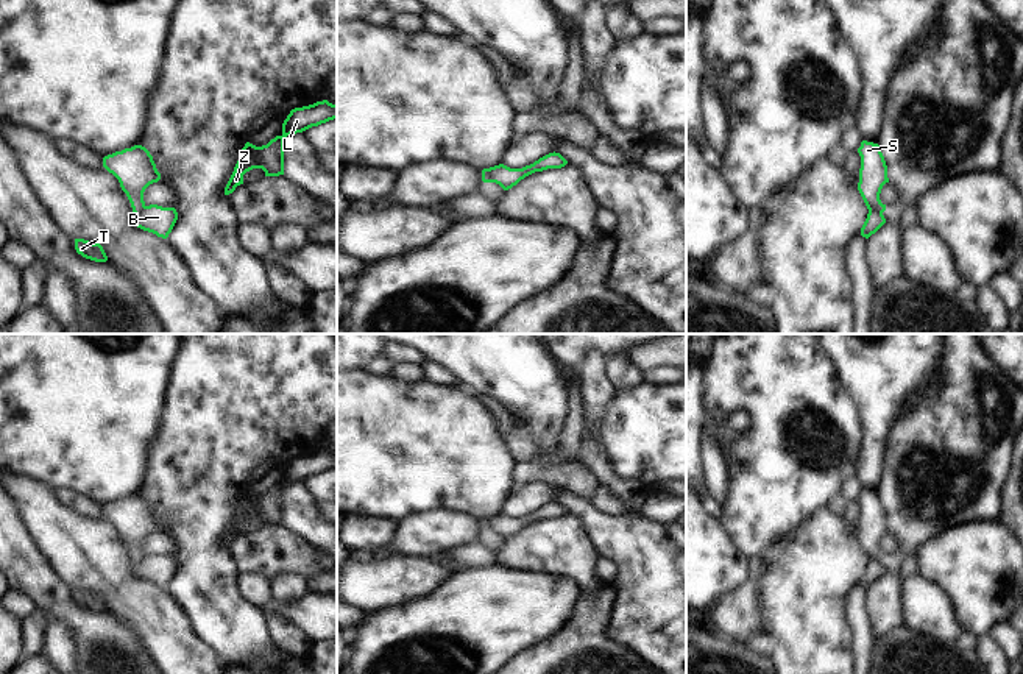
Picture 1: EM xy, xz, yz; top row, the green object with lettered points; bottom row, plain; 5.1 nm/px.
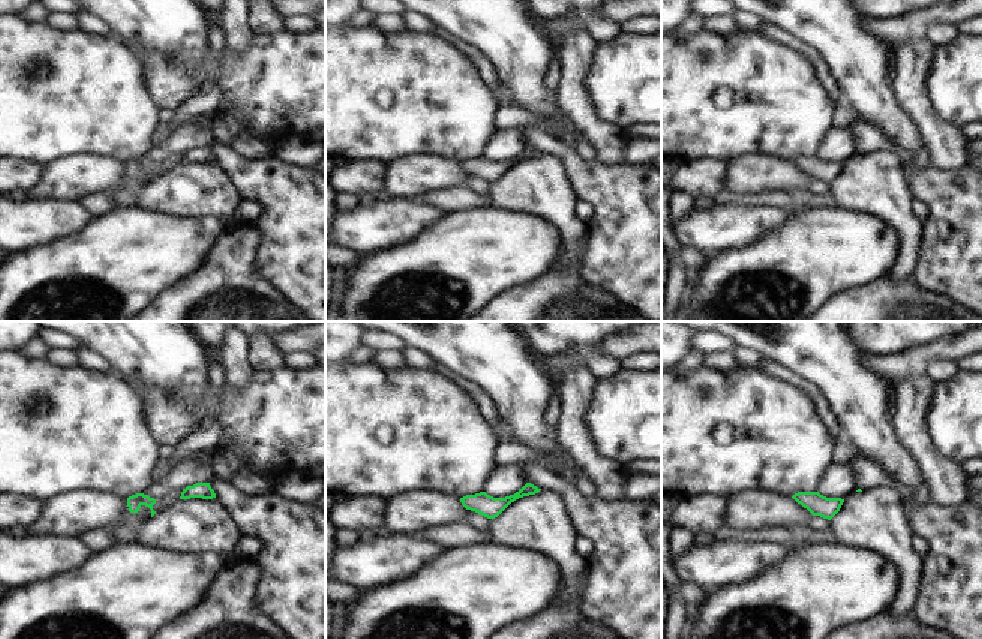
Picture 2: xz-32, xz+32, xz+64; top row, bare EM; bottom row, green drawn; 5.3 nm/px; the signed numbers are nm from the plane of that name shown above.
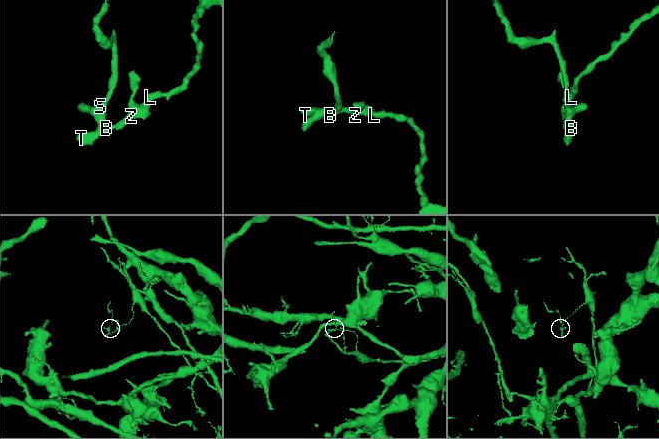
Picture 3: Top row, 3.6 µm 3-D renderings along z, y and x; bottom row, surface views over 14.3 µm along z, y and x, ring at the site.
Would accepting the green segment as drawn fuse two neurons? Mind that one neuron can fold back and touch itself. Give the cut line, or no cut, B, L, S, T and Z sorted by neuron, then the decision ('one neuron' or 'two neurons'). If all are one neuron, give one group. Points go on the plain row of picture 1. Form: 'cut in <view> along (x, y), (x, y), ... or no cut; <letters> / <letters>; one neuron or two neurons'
cut in yz along (869, 559), (881, 562); B L T Z / S; two neurons

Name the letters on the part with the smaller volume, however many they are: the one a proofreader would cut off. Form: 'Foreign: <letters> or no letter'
Foreign: S

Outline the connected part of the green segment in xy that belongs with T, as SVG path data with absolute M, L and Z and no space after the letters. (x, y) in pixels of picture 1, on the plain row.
M75 588L75 599L83 607L95 610L95 612L106 612L108 610L108 605L100 593L92 593L84 588Z

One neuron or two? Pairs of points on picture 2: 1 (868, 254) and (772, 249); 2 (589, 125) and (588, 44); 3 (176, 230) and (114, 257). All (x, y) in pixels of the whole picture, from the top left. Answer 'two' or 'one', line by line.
1: one
2: one
3: one

